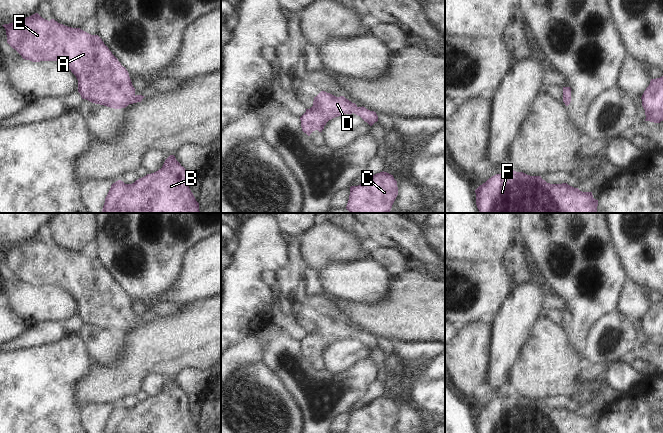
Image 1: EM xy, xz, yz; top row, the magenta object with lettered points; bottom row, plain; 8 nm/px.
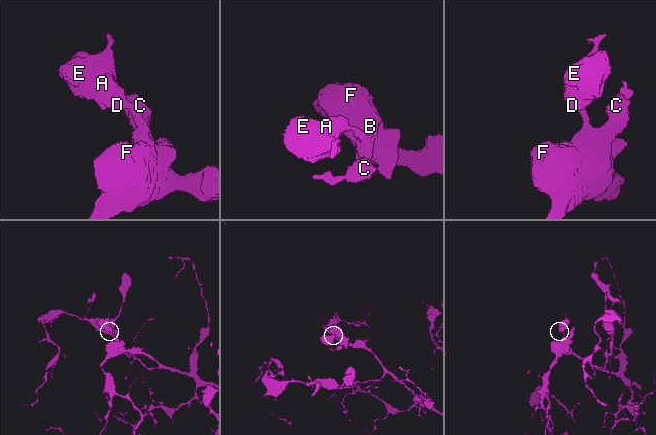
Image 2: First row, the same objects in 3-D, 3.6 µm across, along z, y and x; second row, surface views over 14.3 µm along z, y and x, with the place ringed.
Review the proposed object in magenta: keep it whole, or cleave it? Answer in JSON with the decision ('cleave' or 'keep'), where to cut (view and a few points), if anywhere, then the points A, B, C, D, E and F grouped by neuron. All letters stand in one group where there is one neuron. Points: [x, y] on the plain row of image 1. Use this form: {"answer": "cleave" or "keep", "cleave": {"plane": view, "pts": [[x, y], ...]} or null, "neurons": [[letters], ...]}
{"answer": "keep", "cleave": null, "neurons": [["A", "B", "C", "D", "E", "F"]]}

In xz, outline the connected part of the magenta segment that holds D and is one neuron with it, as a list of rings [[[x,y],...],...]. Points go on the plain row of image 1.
[[[321,315],[314,321],[313,330],[306,333],[306,336],[300,341],[302,355],[308,360],[315,354],[322,356],[329,344],[343,338],[352,337],[360,340],[370,350],[378,345],[376,336],[370,335],[363,330],[358,331],[344,320],[336,321]]]

